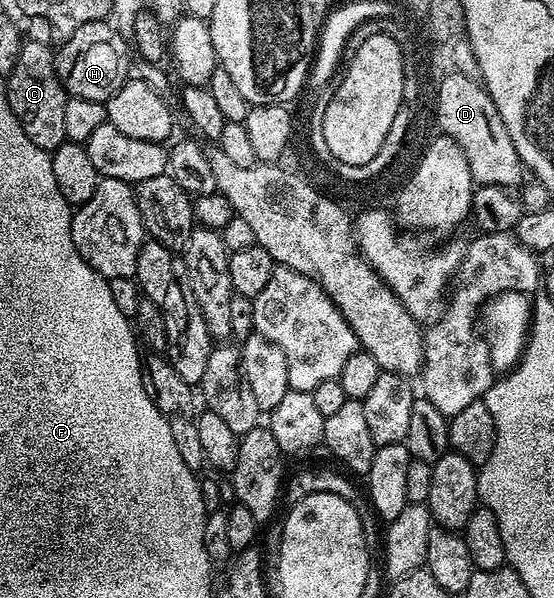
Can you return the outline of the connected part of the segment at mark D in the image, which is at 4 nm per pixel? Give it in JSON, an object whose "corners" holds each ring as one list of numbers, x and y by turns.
{"corners":[[447,72,442,75,439,90,443,97,443,123,438,129,465,152,472,179,481,186,518,187,518,182,525,175,523,161,517,156,517,148,513,148,513,140,482,81,475,79,474,82,467,74]]}

